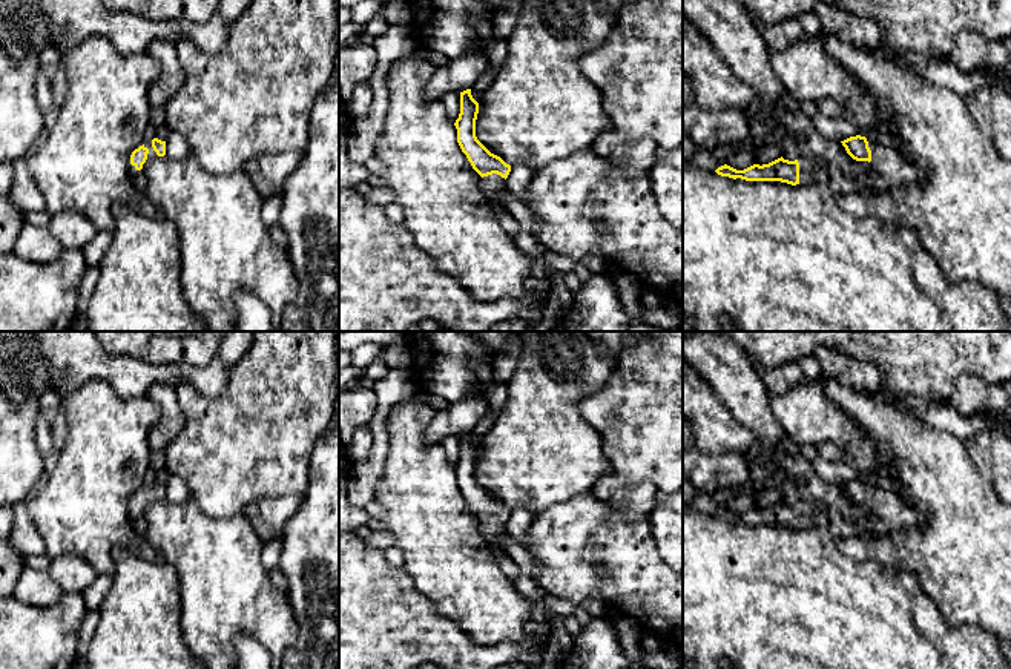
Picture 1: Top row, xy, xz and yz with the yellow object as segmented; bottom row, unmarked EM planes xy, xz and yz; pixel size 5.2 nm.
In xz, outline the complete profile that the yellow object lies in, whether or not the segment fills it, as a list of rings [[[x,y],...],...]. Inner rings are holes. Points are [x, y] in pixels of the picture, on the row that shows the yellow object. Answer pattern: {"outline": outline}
{"outline": [[[471,89],[460,92],[460,114],[454,126],[457,129],[457,143],[466,155],[473,169],[482,176],[480,189],[491,206],[496,207],[499,216],[508,216],[502,201],[505,180],[511,172],[511,166],[500,157],[491,153],[476,137],[476,120],[479,103],[473,98]]]}

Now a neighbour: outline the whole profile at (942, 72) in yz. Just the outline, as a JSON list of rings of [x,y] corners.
[[[897,55],[899,64],[911,71],[930,83],[948,87],[957,92],[962,98],[970,97],[973,92],[988,86],[997,86],[1011,95],[1011,78],[1005,74],[996,72],[962,72],[956,64],[948,60],[928,60],[922,55]]]

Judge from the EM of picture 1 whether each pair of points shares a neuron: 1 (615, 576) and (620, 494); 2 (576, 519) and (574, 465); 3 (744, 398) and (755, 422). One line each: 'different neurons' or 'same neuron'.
1: different neurons
2: different neurons
3: same neuron

